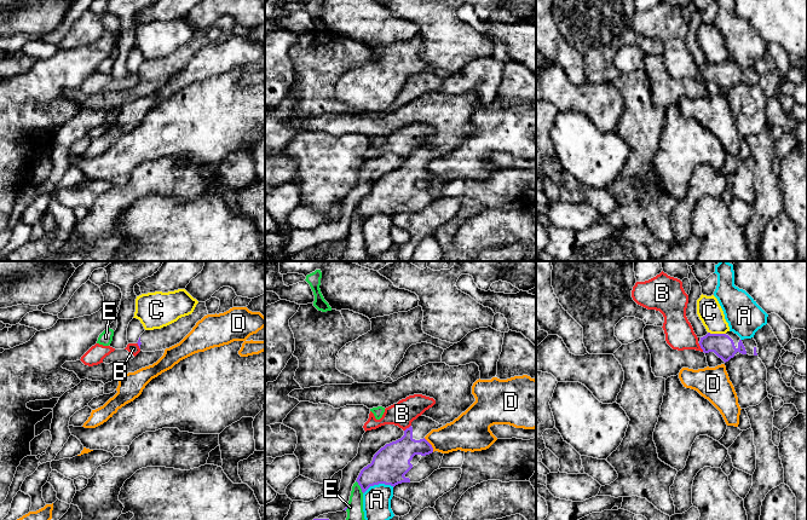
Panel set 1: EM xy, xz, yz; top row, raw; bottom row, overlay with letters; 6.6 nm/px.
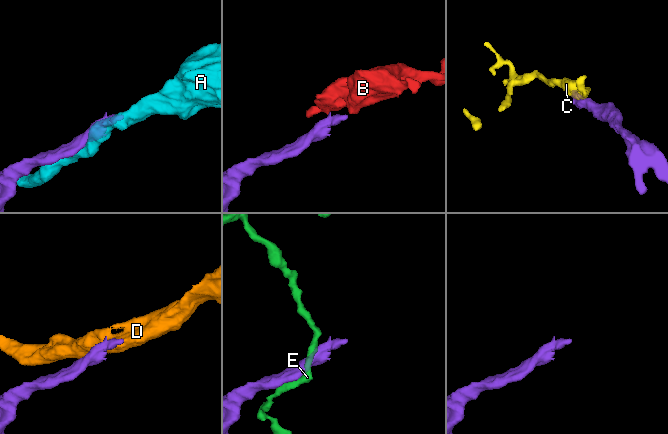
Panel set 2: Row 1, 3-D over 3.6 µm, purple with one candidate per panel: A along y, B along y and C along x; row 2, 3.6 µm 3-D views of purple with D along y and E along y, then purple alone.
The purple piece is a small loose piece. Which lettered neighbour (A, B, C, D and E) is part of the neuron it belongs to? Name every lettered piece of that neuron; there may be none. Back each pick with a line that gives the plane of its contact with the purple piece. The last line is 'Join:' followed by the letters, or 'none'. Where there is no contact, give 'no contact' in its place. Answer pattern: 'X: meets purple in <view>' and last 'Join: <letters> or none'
Join: none

